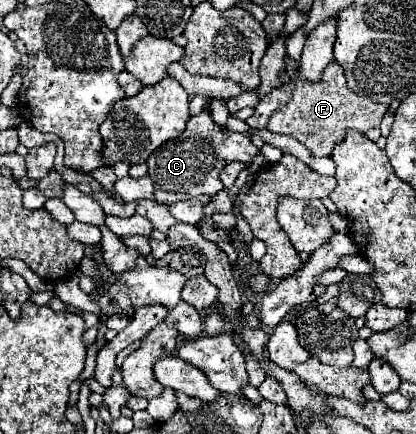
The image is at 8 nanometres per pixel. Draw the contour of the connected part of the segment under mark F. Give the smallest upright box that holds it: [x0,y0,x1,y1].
[267,62,389,156]

